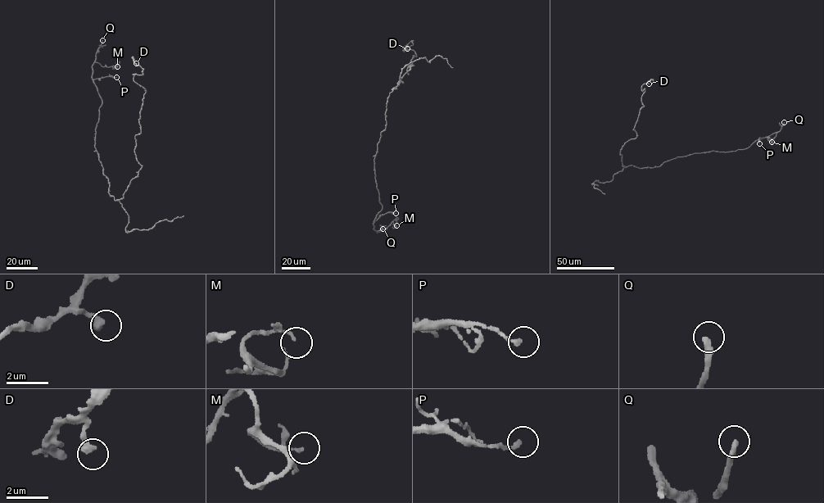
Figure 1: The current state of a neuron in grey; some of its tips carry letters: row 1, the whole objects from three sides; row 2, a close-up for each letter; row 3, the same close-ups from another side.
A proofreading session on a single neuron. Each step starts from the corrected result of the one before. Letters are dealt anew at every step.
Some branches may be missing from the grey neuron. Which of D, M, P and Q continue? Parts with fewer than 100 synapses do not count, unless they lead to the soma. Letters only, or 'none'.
Q

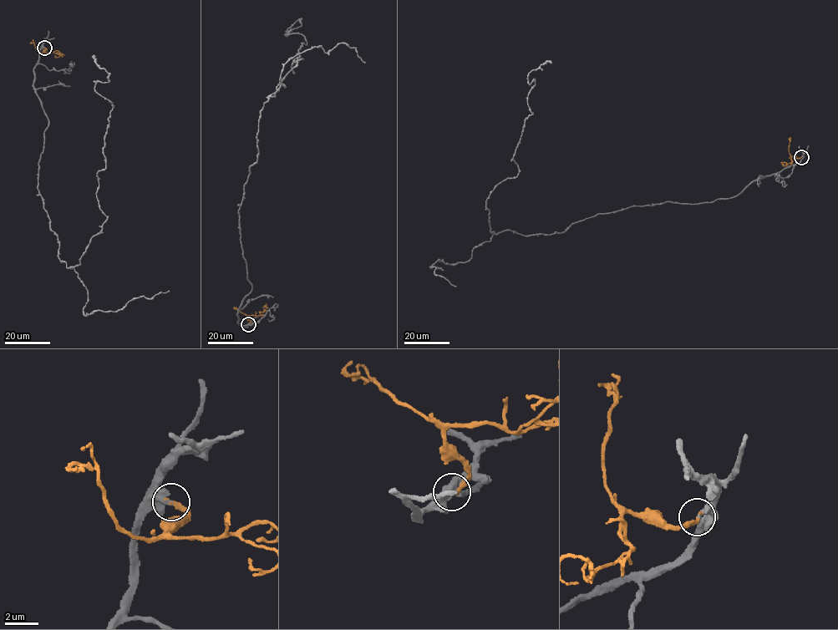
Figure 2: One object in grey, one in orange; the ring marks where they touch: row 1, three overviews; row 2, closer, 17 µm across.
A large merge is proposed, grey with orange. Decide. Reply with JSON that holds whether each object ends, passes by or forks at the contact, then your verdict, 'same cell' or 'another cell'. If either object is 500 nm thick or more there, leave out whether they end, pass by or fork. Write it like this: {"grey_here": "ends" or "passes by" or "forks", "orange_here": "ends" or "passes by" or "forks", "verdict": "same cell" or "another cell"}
{"grey_here": "ends", "orange_here": "ends", "verdict": "same cell"}

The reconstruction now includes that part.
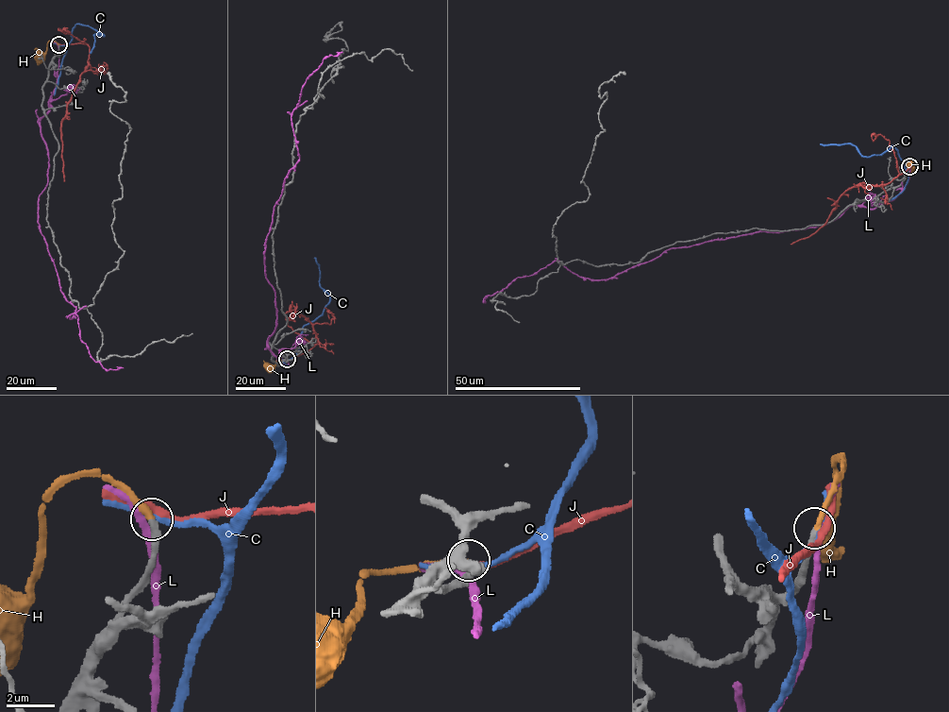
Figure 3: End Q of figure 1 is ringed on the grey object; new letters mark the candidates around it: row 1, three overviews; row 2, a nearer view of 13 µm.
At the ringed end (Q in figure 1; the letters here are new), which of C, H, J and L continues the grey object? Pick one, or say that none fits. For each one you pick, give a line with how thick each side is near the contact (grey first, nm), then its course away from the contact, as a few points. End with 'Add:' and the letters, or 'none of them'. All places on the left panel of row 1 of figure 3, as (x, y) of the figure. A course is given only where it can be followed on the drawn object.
H: Thickness 280 nm (grey) against 240 nm. Its course: (58, 44), (50, 41), (46, 52), (40, 57)
Add: H

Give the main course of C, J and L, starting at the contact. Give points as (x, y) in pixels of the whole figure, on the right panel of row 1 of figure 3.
C: (910, 166), (906, 168), (898, 150), (892, 145), (881, 154), (862, 156), (852, 144), (820, 144)
J: (910, 166), (890, 182), (875, 186), (863, 182), (845, 191), (827, 221), (808, 237), (790, 244)
L: (910, 167), (893, 199), (850, 205), (824, 225), (669, 248), (606, 279), (583, 279), (556, 261), (483, 302)

